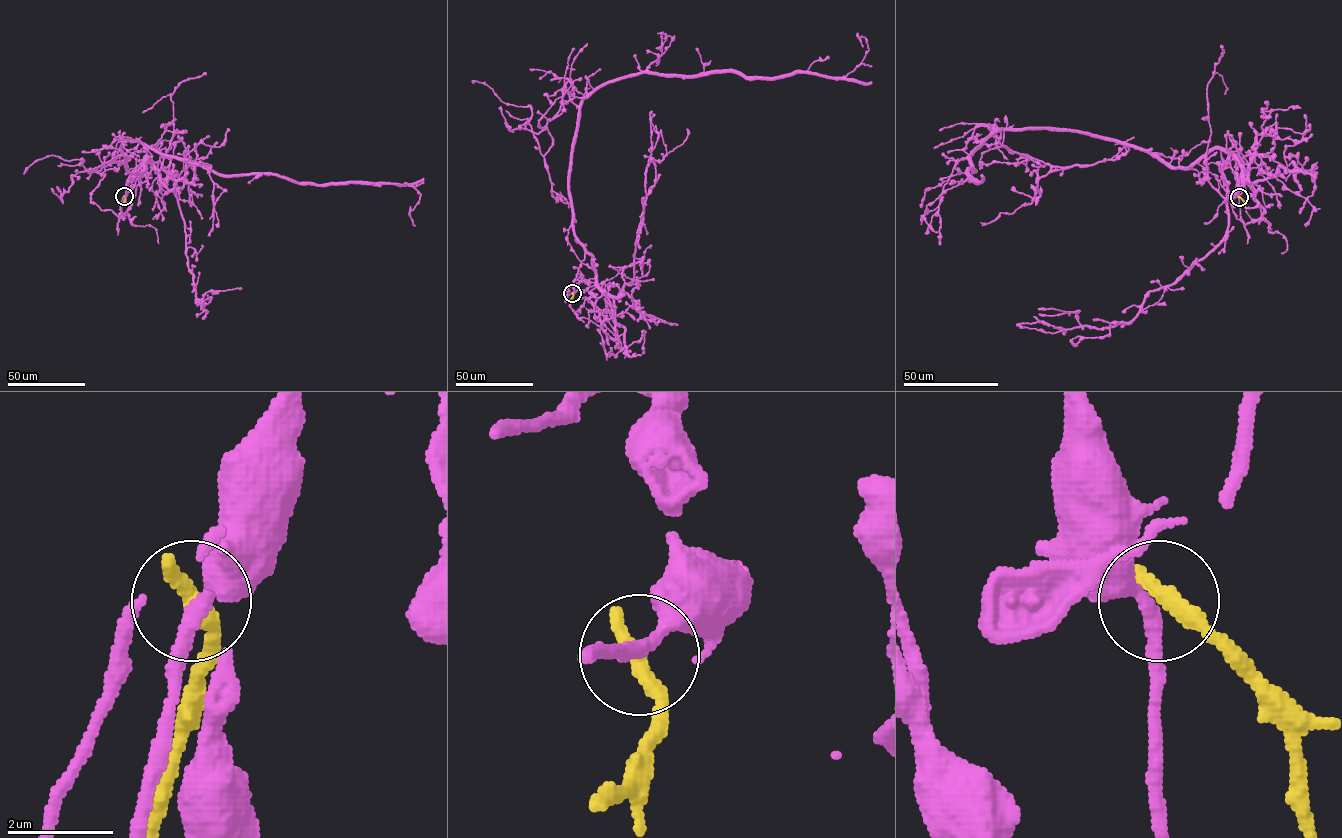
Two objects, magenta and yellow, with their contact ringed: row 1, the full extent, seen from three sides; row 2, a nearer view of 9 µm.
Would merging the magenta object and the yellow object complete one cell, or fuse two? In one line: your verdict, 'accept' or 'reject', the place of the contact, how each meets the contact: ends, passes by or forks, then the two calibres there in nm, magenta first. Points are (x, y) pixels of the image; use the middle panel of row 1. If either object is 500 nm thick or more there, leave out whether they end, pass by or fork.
reject | (572, 293) | magenta passes by | yellow ends | 280/400 nm

